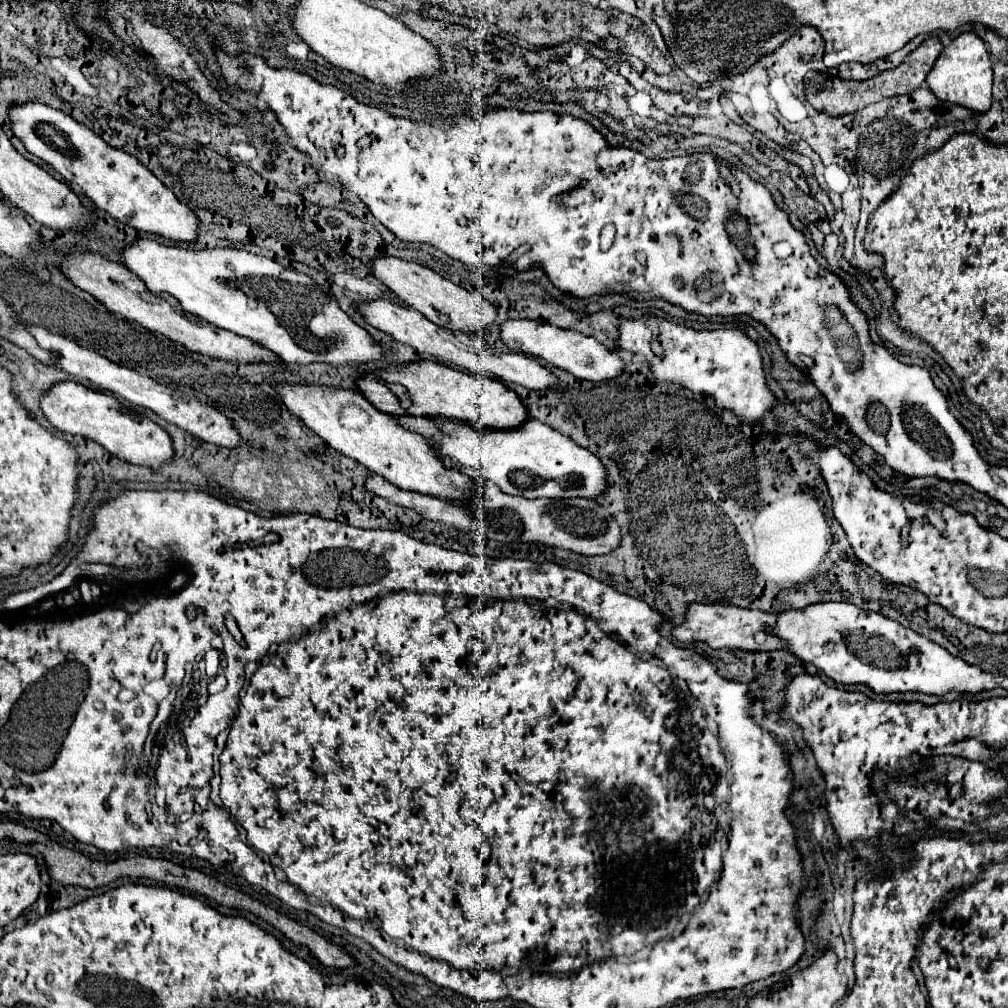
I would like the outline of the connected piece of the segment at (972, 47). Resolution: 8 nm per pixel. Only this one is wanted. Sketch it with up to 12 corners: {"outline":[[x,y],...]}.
{"outline":[[976,33],[942,49],[926,77],[940,101],[992,103],[992,61]]}

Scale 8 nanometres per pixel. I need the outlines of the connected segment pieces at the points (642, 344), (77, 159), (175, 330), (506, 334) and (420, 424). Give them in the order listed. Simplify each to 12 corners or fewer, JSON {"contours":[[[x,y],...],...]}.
{"contours":[[[620,325],[618,349],[644,353],[654,383],[716,397],[780,433],[762,357],[742,329]],[[42,103],[12,133],[138,231],[192,243],[200,221],[134,155]],[[94,253],[62,265],[110,311],[192,353],[280,365],[262,343],[186,313],[126,265]],[[506,321],[508,349],[578,379],[624,373],[618,351],[578,331]],[[394,415],[396,421],[434,443],[442,431],[428,417]]]}

